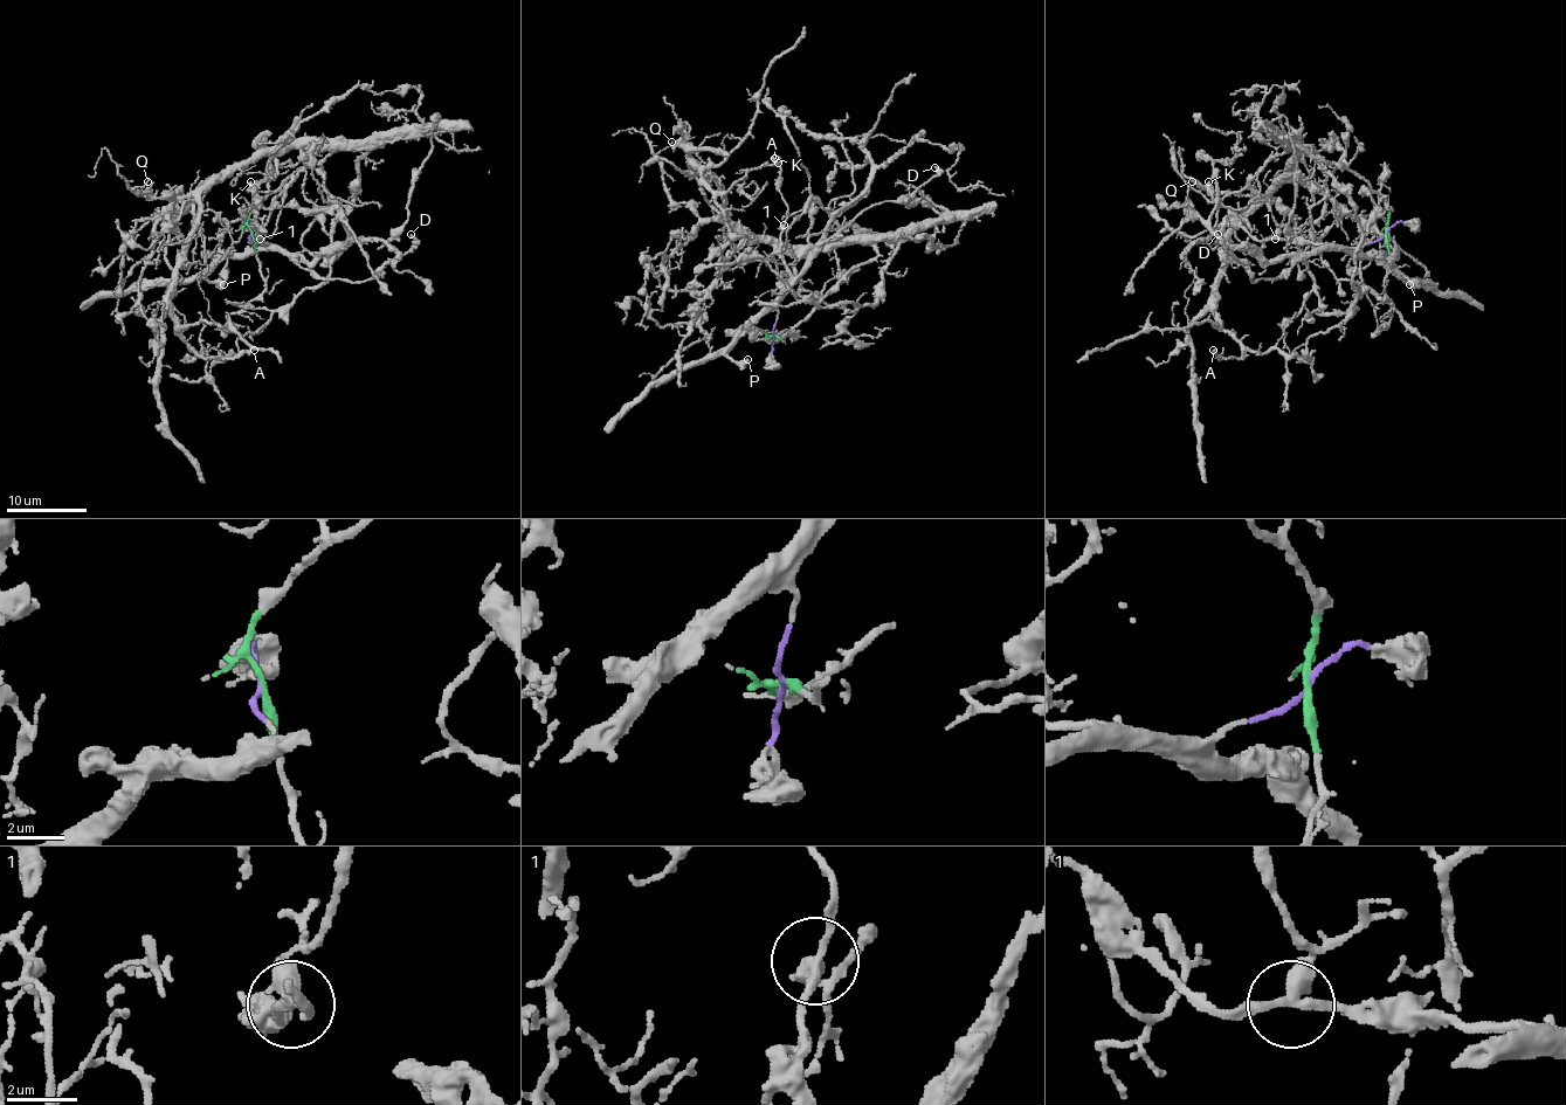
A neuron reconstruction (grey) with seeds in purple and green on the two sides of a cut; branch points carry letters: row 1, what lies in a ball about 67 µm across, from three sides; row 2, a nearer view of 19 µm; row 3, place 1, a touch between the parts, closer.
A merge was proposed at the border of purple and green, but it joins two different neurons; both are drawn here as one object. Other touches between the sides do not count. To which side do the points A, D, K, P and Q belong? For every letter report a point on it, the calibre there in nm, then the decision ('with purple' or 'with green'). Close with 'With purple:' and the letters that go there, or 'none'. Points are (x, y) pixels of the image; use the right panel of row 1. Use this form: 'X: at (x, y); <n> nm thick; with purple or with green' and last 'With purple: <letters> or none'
A: at (1213, 350); 300 nm thick; with green
D: at (1218, 234); 200 nm thick; with purple
K: at (1208, 181); 440 nm thick; with purple
P: at (1409, 284); 550 nm thick; with purple
Q: at (1192, 181); 170 nm thick; with green
With purple: D, K, P

